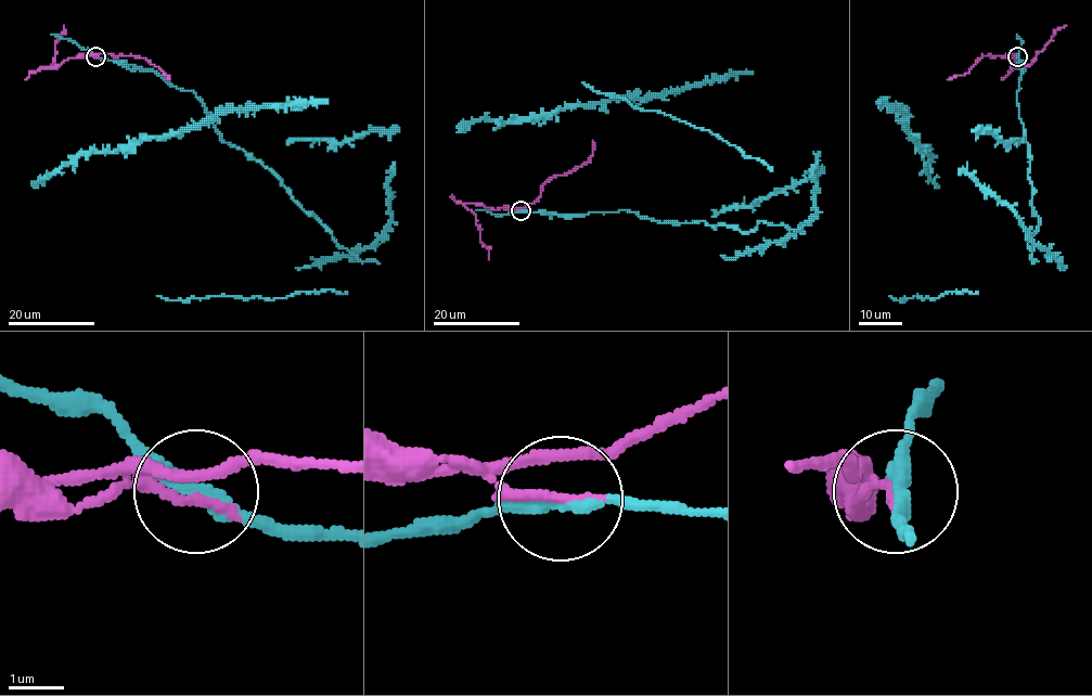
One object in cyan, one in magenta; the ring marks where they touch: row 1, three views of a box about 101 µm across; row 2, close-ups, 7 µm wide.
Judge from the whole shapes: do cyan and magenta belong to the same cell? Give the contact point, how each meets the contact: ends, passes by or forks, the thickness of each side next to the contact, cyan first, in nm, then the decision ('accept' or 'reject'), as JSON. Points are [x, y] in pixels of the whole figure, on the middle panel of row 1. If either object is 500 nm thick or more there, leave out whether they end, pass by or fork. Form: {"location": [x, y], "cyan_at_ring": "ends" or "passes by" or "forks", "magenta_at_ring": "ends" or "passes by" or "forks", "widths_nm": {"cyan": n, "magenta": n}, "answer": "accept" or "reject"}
{"location": [521, 210], "cyan_at_ring": "passes by", "magenta_at_ring": "ends", "widths_nm": {"cyan": 280, "magenta": 200}, "answer": "reject"}

